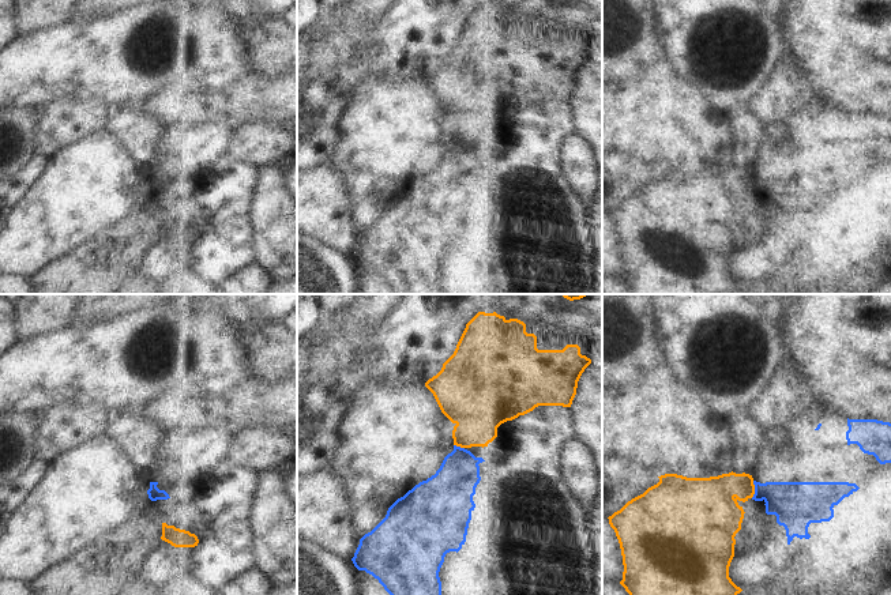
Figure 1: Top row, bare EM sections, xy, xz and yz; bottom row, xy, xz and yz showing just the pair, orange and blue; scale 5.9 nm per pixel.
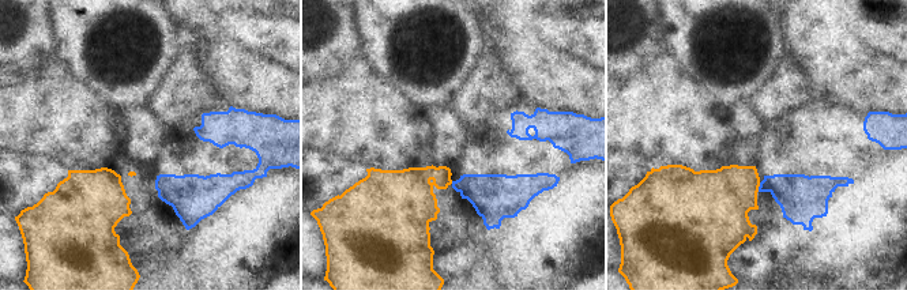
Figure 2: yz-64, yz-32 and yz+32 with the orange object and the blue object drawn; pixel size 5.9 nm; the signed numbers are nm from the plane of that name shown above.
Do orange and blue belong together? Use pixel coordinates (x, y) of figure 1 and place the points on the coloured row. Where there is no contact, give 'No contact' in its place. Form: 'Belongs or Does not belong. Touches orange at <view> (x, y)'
Does not belong. Touches orange at yz (754, 489)

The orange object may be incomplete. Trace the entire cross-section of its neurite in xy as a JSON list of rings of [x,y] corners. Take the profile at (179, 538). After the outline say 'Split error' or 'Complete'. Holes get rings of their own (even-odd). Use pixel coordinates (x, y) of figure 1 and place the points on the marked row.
[[[162,523],[161,539],[174,547],[195,547],[199,543],[199,539],[195,534],[176,528],[174,526],[168,526],[166,523]]]. Complete

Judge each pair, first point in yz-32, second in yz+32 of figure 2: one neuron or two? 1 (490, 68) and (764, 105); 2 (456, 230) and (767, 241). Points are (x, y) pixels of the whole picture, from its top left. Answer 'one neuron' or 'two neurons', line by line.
1: one neuron
2: two neurons

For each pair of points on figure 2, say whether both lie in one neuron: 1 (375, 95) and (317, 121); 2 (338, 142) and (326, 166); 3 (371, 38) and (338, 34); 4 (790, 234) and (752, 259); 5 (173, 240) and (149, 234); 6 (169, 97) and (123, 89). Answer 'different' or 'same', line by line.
1: same
2: different
3: different
4: same
5: same
6: different

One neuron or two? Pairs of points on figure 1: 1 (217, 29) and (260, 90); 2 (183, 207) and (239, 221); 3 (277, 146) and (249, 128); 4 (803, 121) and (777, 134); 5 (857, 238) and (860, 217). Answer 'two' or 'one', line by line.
1: two
2: one
3: one
4: one
5: two

